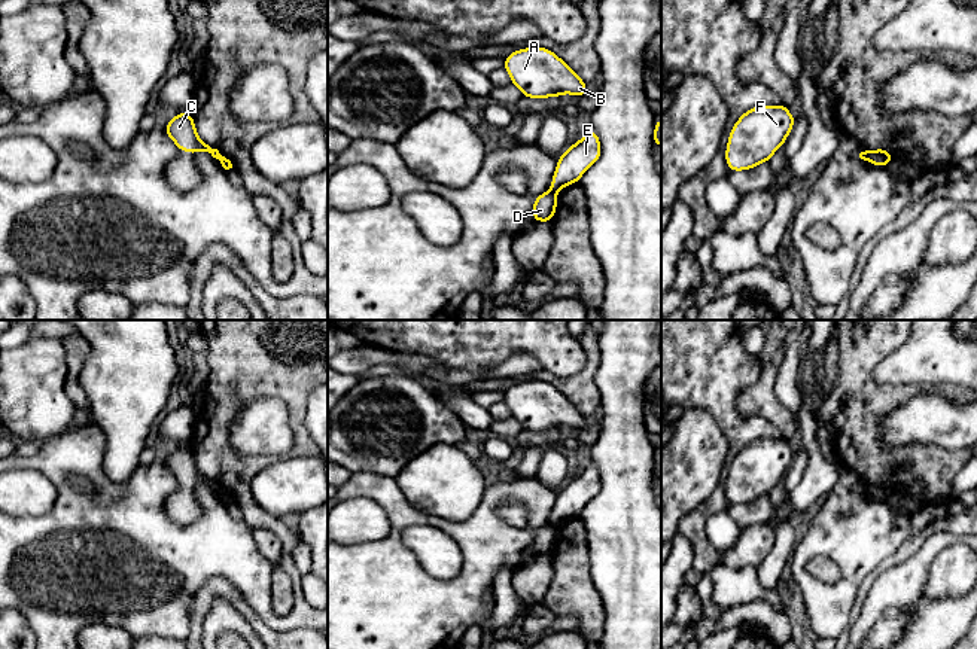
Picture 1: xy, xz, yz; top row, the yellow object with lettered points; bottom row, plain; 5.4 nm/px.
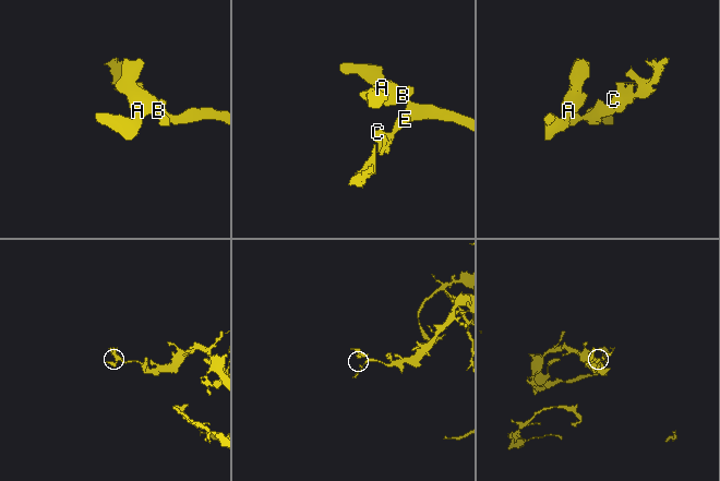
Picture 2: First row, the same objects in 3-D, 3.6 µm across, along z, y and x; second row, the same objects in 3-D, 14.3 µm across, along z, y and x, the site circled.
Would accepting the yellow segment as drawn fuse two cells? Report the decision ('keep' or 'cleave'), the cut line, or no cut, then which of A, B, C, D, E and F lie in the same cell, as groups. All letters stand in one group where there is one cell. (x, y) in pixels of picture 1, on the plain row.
cleave; cut in xz along (550, 523), (554, 526); A B E F / C D

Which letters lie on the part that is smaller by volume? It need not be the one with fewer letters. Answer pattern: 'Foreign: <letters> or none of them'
Foreign: C, D

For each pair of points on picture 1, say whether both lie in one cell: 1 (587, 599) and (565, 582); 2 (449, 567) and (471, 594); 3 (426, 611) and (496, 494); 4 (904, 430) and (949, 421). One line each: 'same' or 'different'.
1: same
2: different
3: same
4: same

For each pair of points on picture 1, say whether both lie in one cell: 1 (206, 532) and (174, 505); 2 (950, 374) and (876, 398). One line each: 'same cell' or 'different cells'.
1: different cells
2: different cells

